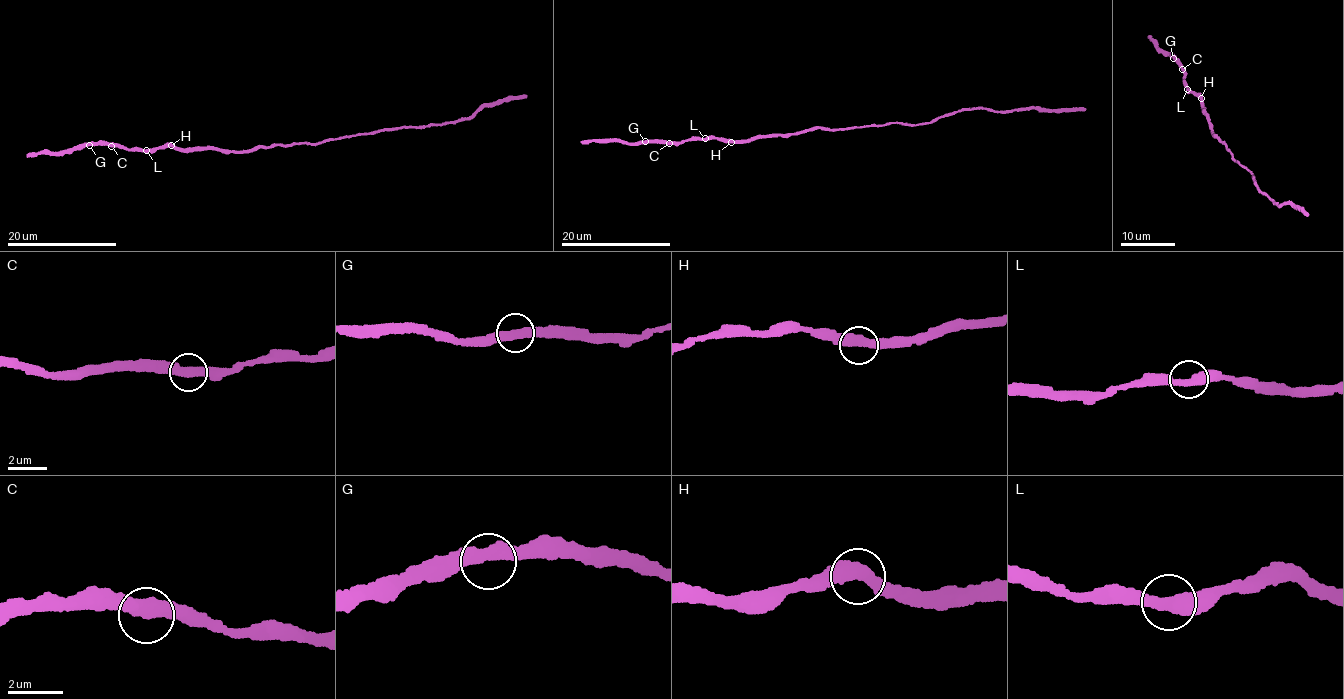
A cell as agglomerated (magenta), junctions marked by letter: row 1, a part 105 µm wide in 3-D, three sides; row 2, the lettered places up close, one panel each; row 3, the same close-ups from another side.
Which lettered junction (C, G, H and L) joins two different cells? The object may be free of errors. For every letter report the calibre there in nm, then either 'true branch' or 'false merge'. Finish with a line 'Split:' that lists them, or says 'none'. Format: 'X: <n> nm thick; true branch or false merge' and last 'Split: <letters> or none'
C: 440 nm thick; true branch
G: 440 nm thick; true branch
H: 440 nm thick; true branch
L: 420 nm thick; true branch
Split: none

